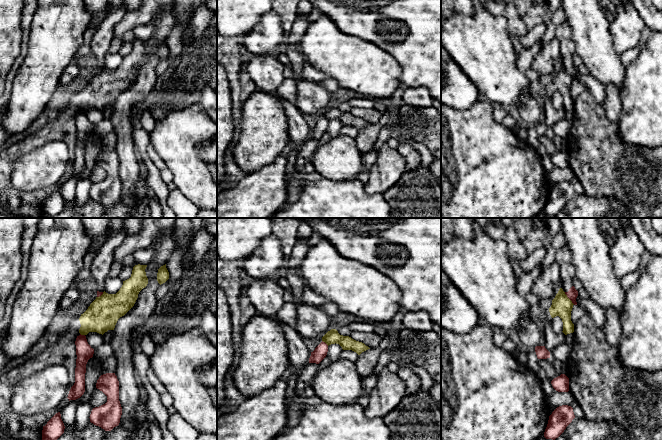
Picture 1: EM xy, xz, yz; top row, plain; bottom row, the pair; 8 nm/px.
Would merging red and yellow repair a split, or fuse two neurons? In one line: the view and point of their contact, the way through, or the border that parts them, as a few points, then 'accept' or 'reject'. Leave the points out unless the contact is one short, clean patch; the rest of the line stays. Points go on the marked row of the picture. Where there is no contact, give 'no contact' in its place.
contact yz (568, 297); border yz (564, 292), (574, 304); reject

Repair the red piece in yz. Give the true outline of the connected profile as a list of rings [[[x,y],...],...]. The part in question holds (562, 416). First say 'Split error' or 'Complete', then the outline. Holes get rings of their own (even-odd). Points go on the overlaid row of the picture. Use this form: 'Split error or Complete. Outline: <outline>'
Complete. Outline: [[[562,405],[557,407],[549,416],[544,437],[555,440],[564,432],[574,418],[575,415],[571,406]]]

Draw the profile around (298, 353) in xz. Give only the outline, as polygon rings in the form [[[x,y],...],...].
[[[276,315],[271,317],[283,329],[284,335],[288,343],[288,357],[290,365],[293,366],[294,372],[299,374],[302,369],[309,363],[311,352],[304,344],[303,338],[297,333],[295,329],[284,324]]]

